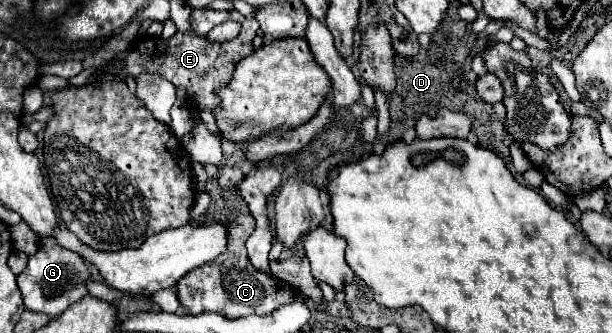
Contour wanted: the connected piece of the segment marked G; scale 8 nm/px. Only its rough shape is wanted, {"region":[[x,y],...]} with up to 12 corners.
{"region":[[51,237],[17,275],[25,307],[57,317],[89,269]]}

